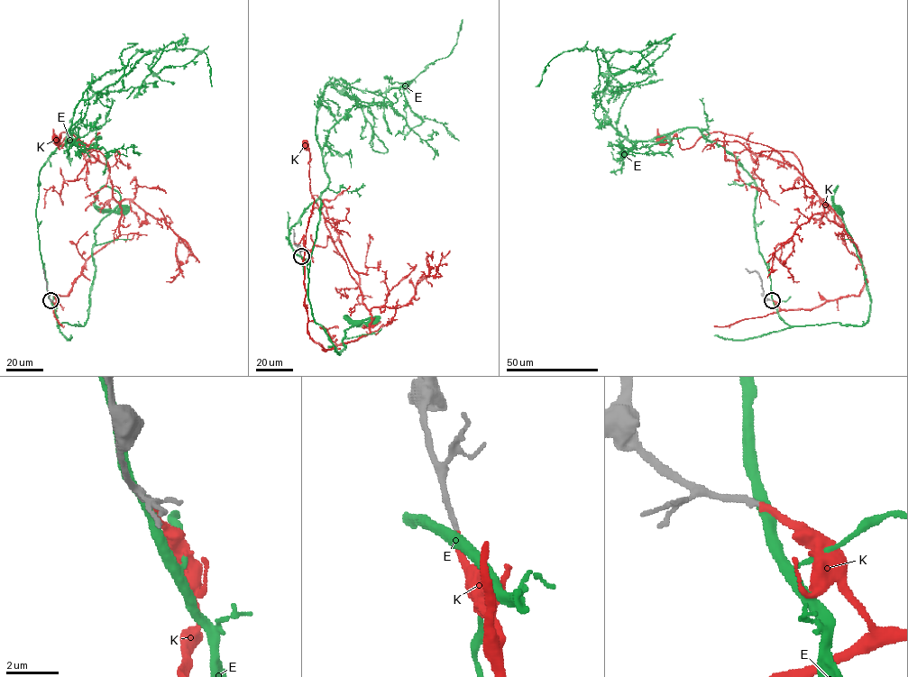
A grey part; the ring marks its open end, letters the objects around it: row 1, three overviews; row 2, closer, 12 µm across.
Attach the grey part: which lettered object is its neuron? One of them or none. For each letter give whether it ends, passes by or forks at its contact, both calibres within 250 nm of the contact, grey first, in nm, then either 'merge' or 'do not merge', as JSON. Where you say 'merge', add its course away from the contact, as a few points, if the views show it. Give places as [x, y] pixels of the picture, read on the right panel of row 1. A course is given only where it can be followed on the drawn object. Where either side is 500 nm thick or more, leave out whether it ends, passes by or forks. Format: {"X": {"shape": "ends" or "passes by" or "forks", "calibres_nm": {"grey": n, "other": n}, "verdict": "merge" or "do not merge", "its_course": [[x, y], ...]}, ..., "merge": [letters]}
{"E": {"shape": "passes by", "calibres_nm": {"grey": 200, "other": 360}, "verdict": "do not merge"}, "K": {"shape": "ends", "calibres_nm": {"grey": 200, "other": 240}, "verdict": "merge", "its_course": [[772, 300], [811, 309], [859, 294], [840, 219], [792, 152], [720, 132], [686, 149], [663, 141]]}, "merge": ["K"]}

